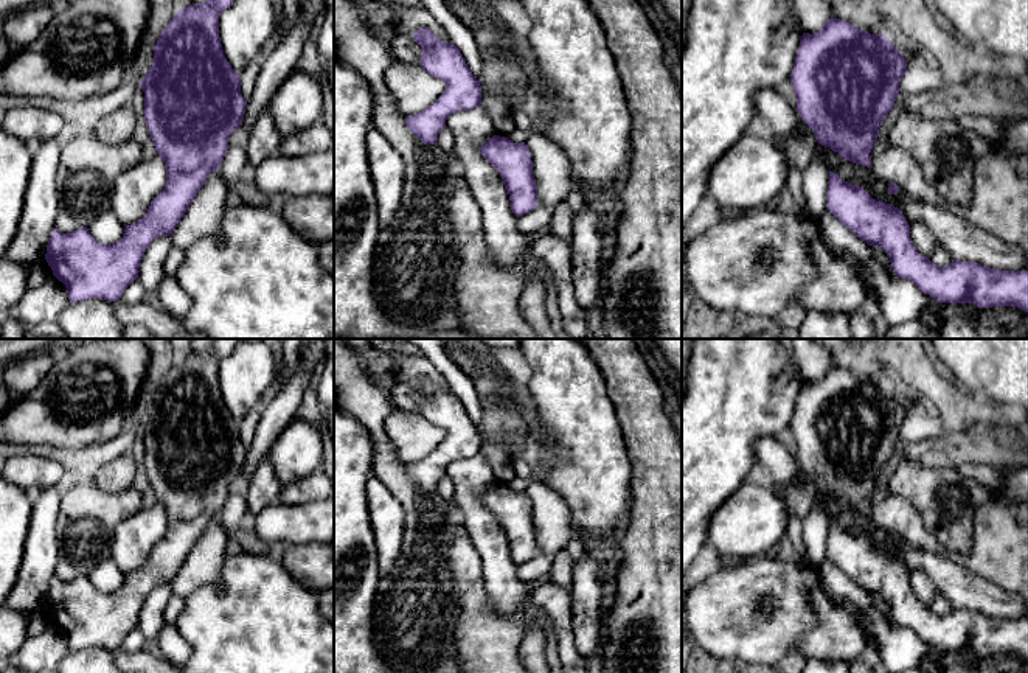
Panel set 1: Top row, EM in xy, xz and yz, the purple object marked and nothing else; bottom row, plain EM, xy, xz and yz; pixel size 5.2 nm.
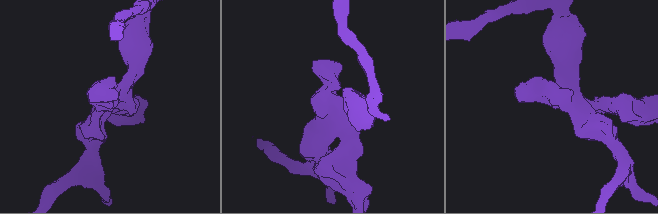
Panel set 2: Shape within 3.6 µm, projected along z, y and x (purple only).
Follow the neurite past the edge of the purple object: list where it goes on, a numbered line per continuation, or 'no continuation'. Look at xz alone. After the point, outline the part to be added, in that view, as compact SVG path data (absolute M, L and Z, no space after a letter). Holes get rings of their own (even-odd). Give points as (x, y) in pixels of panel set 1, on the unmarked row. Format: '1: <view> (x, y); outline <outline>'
no continuation

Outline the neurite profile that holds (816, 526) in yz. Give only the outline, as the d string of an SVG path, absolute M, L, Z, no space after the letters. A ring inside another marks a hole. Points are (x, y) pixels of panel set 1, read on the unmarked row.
M812 505L811 511L801 519L804 553L798 556L798 563L818 572L828 556L828 533L829 518L817 505Z

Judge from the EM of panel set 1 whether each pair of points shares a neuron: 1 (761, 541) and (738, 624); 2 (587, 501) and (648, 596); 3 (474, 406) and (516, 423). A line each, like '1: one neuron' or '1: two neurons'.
1: two neurons
2: two neurons
3: two neurons

